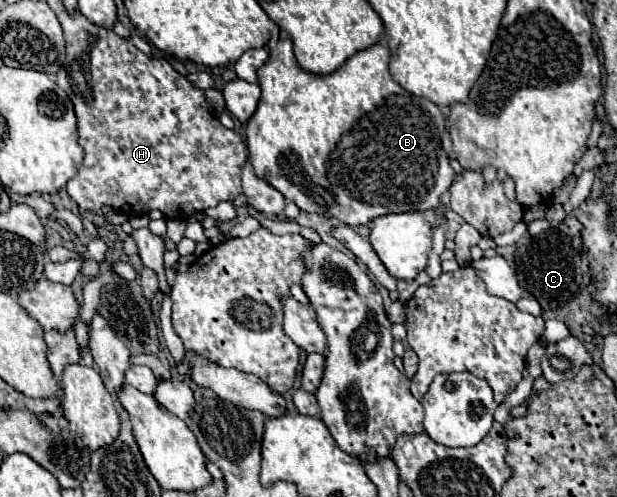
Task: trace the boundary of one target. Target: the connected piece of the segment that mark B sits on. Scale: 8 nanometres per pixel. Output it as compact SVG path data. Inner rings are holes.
M281 39L275 45L275 49L269 53L267 63L257 71L257 77L259 77L259 87L261 87L261 99L259 99L255 113L245 123L249 159L251 159L251 165L255 169L255 175L259 179L265 179L277 191L281 191L281 195L287 201L293 201L301 211L305 211L305 213L329 213L329 215L337 217L341 223L355 227L355 225L369 225L375 217L385 215L385 213L427 211L427 209L439 205L439 197L443 195L445 189L449 189L449 185L453 181L453 169L447 161L447 155L443 159L443 147L441 147L441 135L445 131L445 119L443 119L443 115L435 103L407 93L397 81L393 81L393 77L389 73L389 49L383 43L377 43L365 51L355 53L331 75L311 75L297 65L291 41Z

